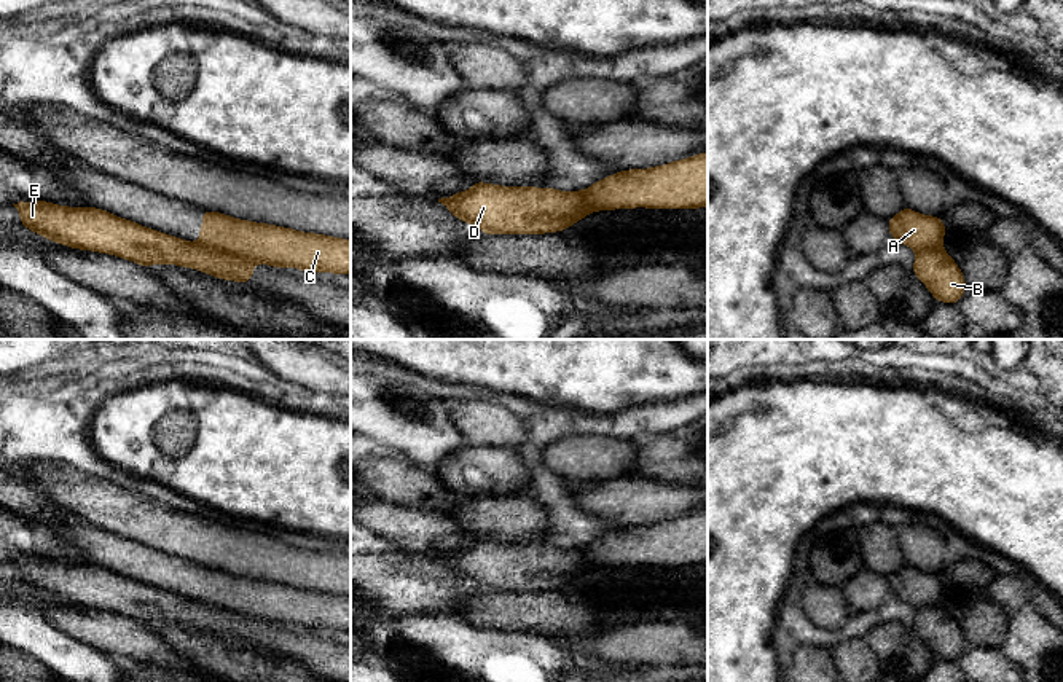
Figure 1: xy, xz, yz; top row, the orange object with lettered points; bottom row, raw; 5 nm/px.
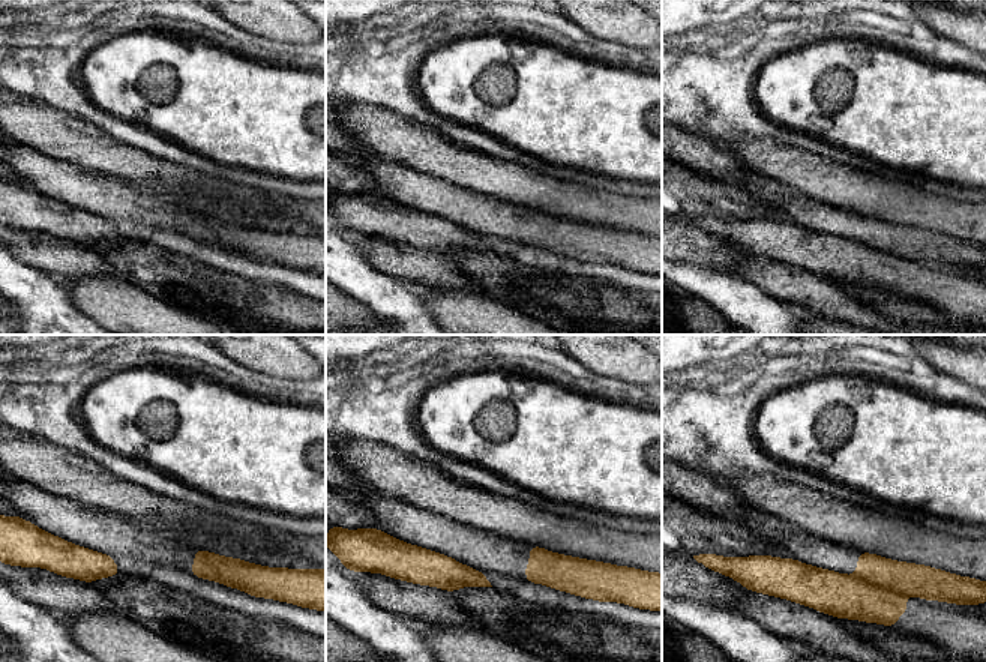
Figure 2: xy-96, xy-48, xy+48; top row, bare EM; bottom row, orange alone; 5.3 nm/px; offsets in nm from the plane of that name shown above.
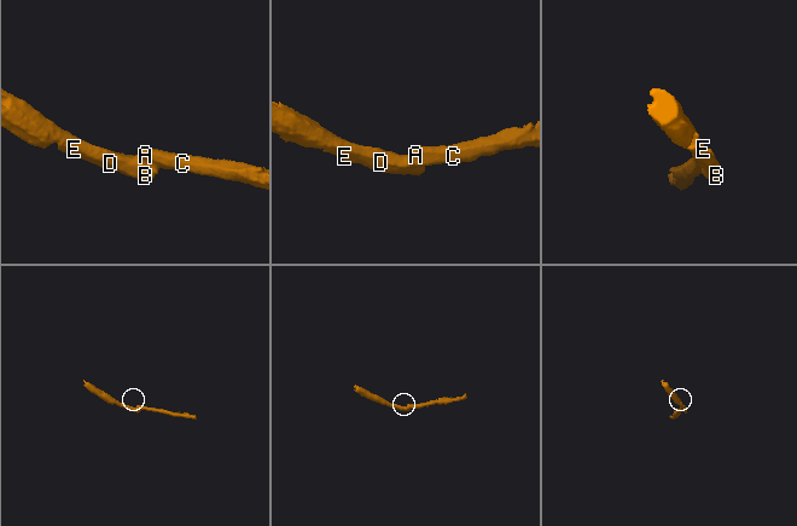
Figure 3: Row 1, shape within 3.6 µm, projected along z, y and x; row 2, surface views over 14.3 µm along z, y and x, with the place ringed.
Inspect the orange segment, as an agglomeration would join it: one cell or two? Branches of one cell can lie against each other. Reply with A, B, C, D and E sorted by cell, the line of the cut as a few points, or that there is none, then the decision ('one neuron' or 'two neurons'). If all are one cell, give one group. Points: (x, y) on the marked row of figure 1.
groups A C / B D E; cut xy (200, 243), (254, 262); two neurons

